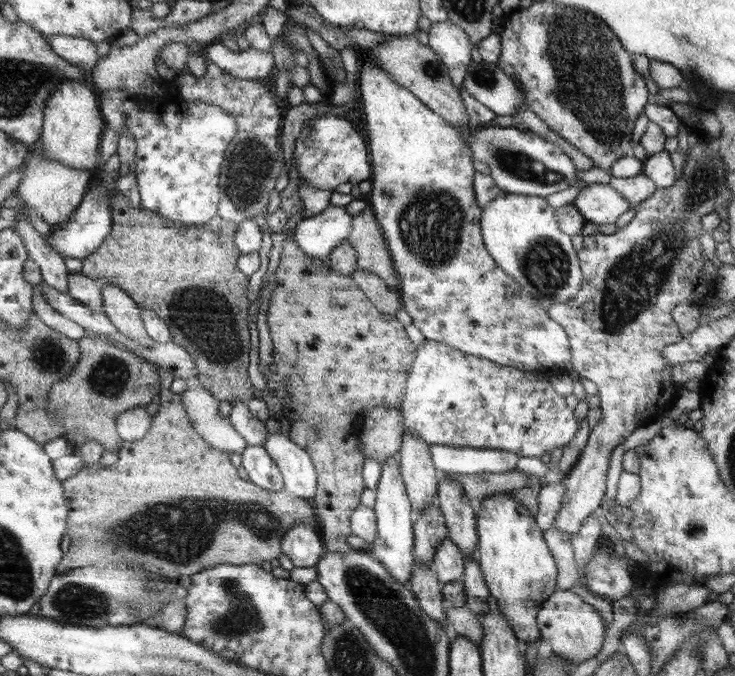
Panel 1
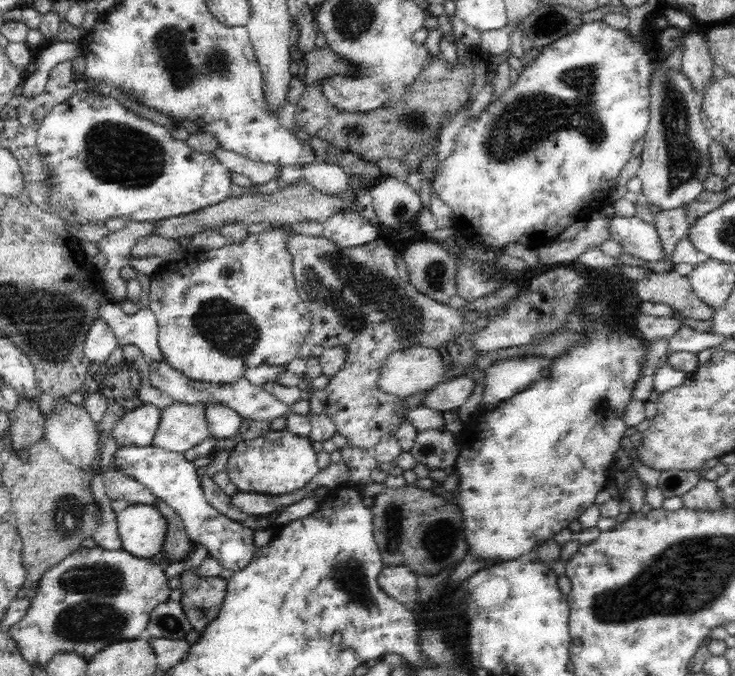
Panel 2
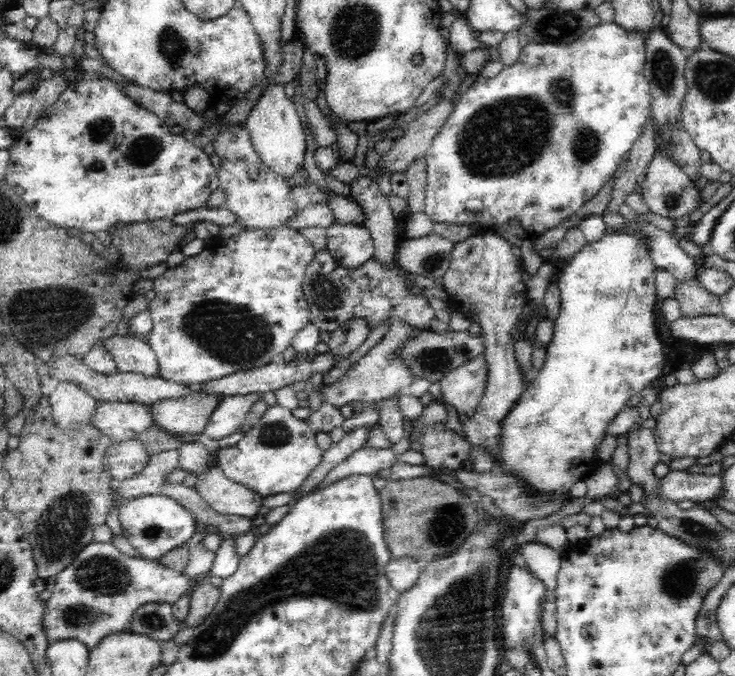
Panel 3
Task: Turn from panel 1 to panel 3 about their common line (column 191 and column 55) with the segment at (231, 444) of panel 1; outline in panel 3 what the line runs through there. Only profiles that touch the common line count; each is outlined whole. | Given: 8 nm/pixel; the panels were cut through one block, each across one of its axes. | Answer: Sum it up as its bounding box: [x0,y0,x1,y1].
[49,381,96,428]

